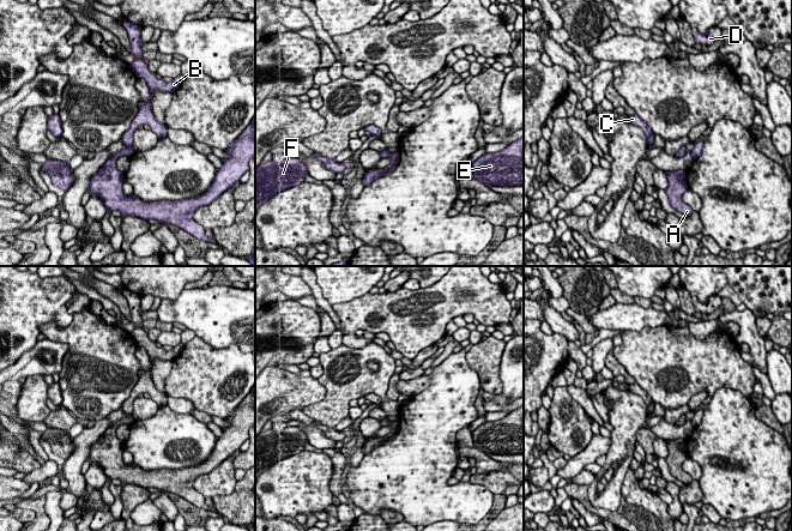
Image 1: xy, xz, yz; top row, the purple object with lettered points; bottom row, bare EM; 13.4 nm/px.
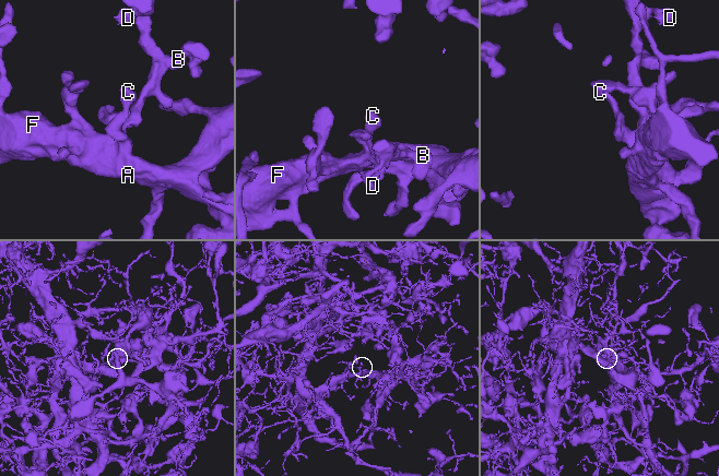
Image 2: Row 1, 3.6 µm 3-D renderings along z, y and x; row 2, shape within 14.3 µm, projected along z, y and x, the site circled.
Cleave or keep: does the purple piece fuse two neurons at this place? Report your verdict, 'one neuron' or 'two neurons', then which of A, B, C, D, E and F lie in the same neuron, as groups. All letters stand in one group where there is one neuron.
one neuron | A B C D E F

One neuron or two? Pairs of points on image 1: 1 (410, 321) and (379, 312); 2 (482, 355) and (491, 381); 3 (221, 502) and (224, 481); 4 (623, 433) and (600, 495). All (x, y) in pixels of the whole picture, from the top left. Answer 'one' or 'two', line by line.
1: one
2: one
3: two
4: one

